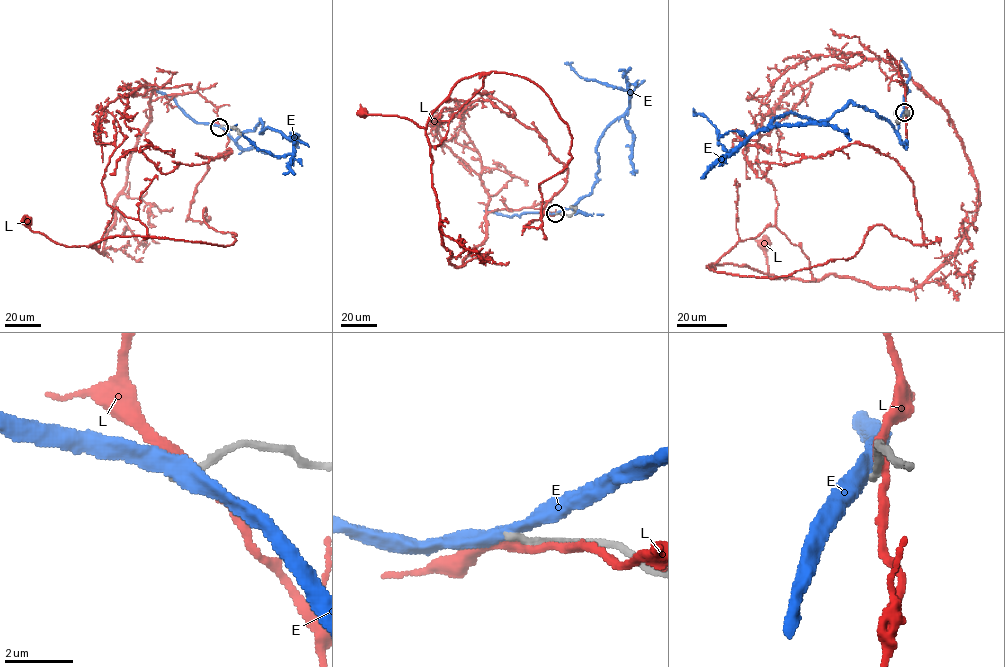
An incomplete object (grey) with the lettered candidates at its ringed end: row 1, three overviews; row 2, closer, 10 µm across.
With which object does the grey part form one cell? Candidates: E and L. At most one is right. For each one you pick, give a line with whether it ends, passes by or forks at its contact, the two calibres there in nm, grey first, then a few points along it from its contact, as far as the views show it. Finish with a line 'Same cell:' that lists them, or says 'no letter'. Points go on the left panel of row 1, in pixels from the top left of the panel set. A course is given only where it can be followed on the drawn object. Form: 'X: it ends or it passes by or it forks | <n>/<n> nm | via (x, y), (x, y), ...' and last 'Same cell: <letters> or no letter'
Same cell: no letter

